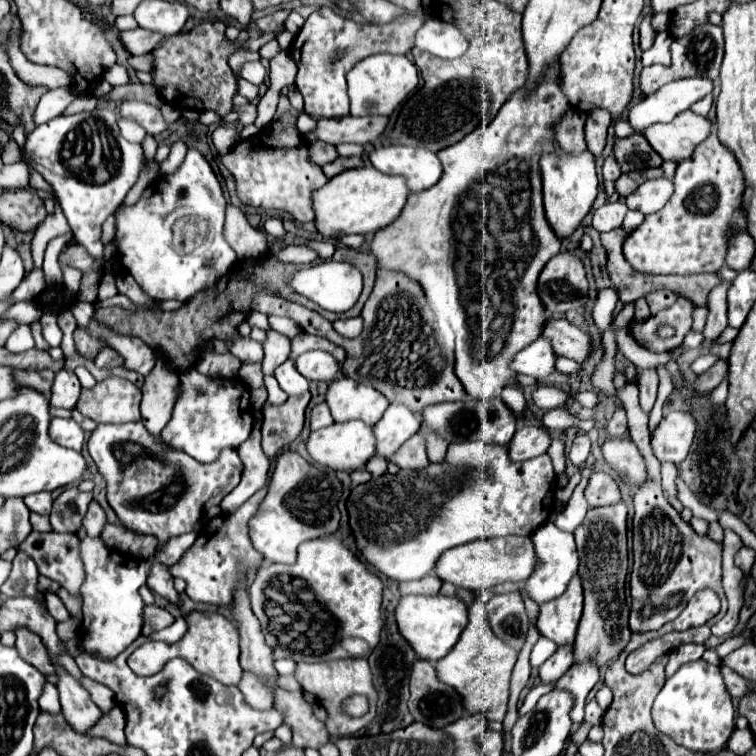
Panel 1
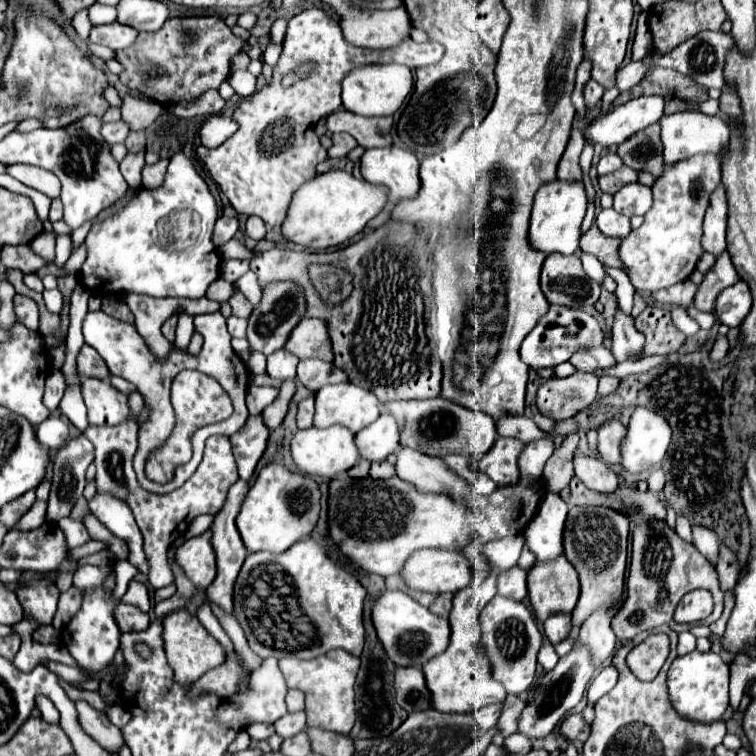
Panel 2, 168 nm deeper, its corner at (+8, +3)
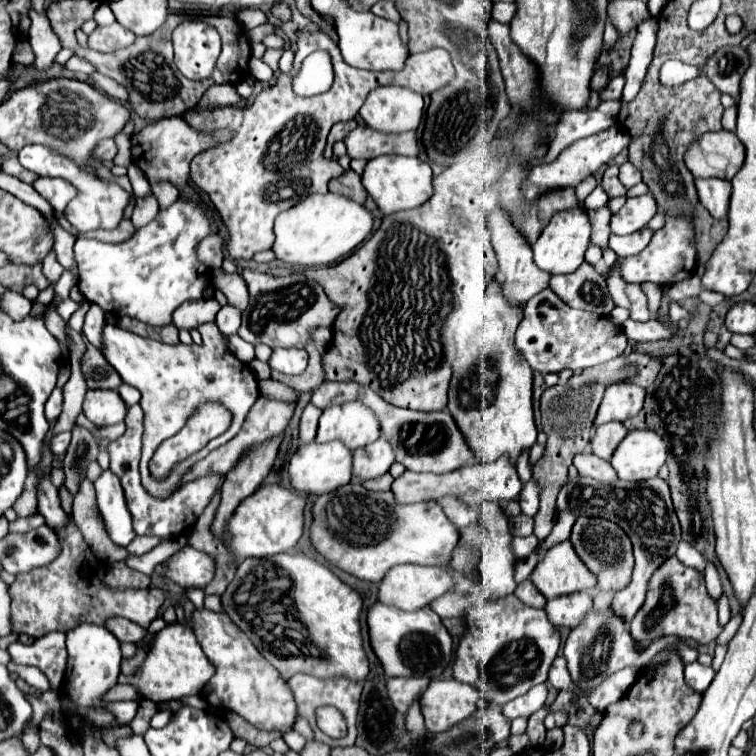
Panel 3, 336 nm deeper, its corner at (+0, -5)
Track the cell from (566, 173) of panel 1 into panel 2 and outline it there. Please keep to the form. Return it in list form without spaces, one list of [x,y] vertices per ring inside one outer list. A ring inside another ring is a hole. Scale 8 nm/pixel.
[[[553,181],[549,185],[543,185],[535,195],[535,203],[533,203],[533,211],[531,211],[529,245],[547,255],[549,253],[573,255],[579,249],[585,207],[587,207],[587,195],[585,195],[585,187],[581,183]]]

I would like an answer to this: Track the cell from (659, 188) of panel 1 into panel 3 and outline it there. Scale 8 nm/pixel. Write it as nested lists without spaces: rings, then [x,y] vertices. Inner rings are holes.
[[[651,193],[641,197],[629,197],[627,203],[611,217],[611,233],[629,235],[647,225],[647,221],[657,213],[657,203]]]

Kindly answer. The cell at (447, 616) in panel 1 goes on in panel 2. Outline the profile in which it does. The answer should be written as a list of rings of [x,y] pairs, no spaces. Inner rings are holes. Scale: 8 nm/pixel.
[[[385,591],[375,601],[371,619],[387,657],[391,657],[391,661],[397,667],[409,665],[421,669],[429,659],[443,653],[443,649],[449,645],[449,635],[451,635],[449,621],[433,615],[427,607],[419,605],[403,591]]]

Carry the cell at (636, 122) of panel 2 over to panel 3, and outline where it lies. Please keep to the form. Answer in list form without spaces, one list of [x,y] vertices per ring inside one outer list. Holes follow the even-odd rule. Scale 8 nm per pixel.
[[[613,125],[601,133],[595,133],[591,137],[583,137],[579,141],[575,141],[573,145],[569,145],[567,149],[561,151],[561,155],[553,161],[553,163],[543,163],[543,165],[535,165],[529,173],[529,179],[523,185],[523,193],[533,199],[537,193],[543,193],[543,189],[557,189],[557,187],[575,187],[577,183],[581,183],[587,175],[593,175],[601,165],[607,165],[613,157],[617,157],[623,149],[629,147],[629,143],[633,141],[631,135],[625,135],[621,125]]]

